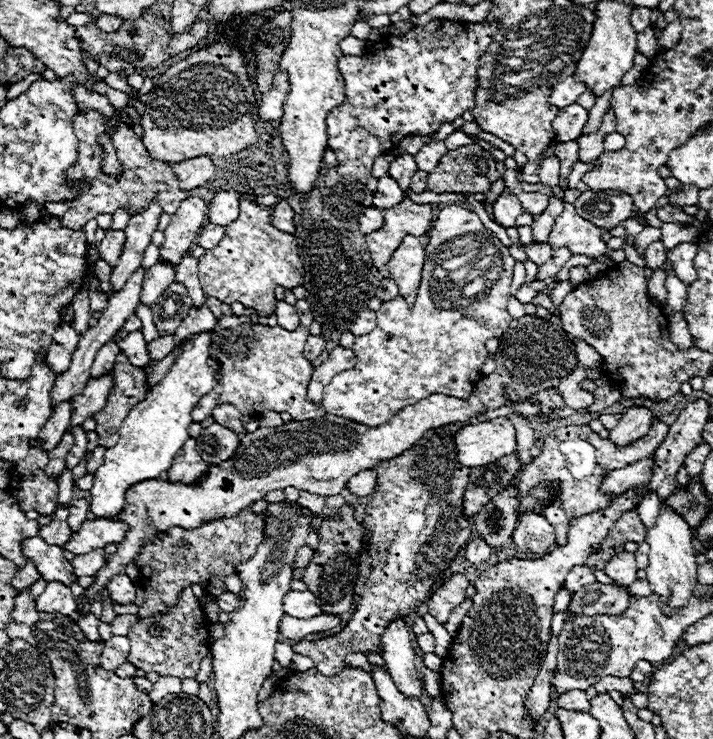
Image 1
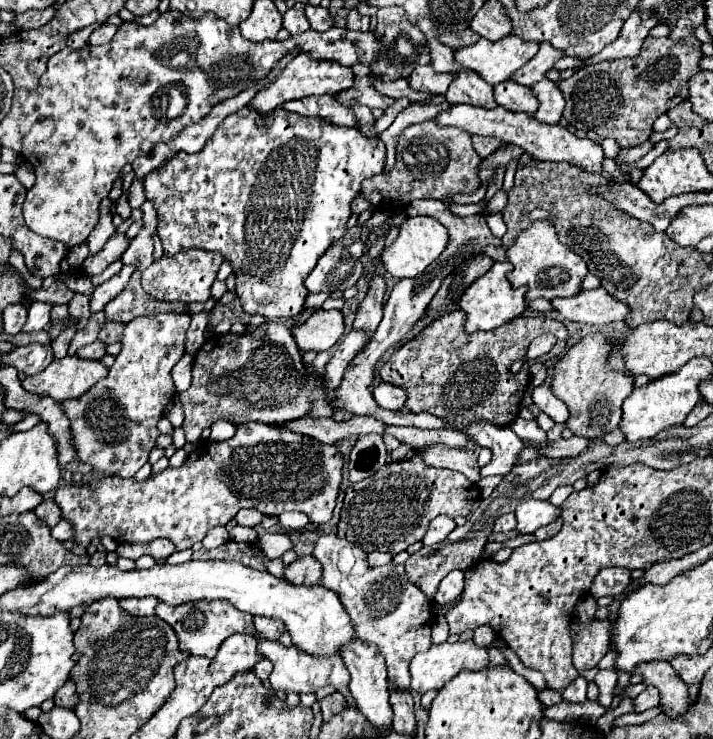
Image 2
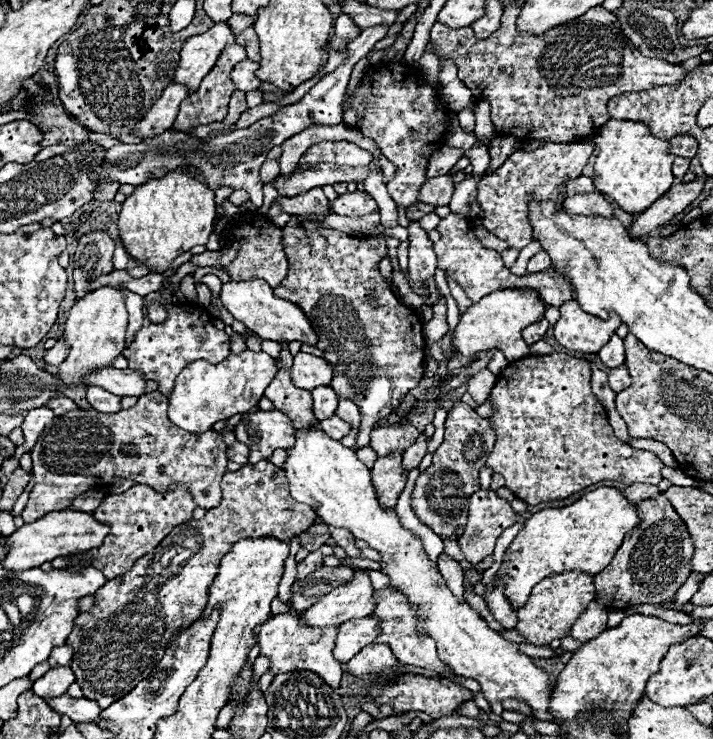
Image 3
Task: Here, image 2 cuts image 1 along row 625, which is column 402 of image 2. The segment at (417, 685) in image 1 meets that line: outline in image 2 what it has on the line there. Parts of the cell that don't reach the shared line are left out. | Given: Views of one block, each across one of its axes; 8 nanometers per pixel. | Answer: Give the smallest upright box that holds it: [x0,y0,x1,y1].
[374,382,406,410]

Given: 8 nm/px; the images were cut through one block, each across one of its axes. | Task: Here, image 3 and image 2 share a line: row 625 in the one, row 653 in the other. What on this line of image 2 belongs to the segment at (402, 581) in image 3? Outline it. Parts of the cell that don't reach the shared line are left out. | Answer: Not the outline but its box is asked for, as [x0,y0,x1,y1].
[410,642,488,694]

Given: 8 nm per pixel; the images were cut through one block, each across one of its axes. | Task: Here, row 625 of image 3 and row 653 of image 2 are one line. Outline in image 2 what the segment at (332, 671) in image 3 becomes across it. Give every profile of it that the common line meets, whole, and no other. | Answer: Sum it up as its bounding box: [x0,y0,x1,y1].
[258,638,350,694]

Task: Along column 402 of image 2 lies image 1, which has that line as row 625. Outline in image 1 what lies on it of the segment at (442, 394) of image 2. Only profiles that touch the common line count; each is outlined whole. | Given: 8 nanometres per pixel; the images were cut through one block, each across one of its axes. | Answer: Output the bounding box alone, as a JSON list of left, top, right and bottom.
[294,424,472,676]

